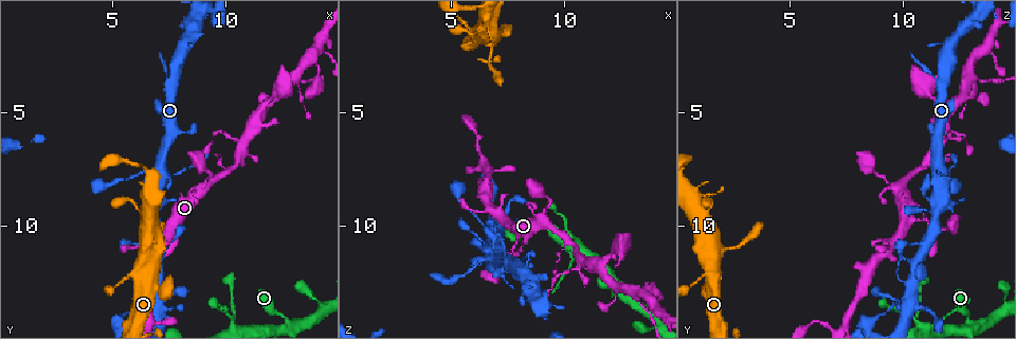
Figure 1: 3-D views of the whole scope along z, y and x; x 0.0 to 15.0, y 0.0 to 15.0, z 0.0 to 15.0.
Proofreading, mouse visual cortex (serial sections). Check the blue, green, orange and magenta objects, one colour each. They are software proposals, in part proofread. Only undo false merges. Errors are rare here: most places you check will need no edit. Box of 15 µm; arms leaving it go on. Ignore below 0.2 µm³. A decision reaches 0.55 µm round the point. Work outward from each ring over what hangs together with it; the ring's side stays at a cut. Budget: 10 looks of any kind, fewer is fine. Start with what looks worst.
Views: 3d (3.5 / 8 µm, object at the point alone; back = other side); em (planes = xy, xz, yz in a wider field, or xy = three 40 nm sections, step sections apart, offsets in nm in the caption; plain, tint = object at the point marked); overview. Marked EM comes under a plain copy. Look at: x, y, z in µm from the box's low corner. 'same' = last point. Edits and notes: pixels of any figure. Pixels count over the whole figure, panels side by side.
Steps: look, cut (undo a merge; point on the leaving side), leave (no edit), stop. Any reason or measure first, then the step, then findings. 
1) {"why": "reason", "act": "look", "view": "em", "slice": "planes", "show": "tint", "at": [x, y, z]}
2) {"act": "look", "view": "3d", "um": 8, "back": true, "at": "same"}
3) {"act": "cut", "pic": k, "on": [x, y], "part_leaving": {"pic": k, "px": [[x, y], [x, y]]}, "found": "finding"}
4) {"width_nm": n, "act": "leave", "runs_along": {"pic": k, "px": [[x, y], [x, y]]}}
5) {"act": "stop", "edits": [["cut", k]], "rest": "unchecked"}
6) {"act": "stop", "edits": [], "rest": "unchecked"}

{"why": "sharp bend", "act": "look", "view": "3d", "um": 8, "at": [12.7, 14.4, 12.8]}

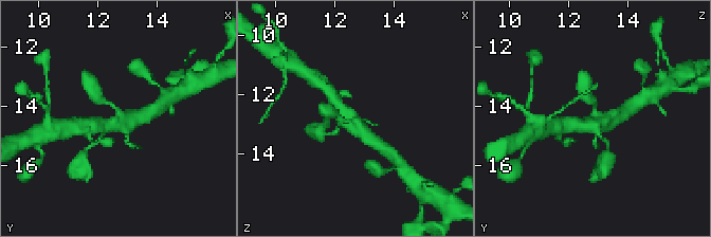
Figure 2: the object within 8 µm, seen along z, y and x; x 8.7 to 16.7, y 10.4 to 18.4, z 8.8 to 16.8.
{"act": "look", "view": "3d", "um": 3.5, "back": true, "at": [12.8, 14.3, 13.0]}

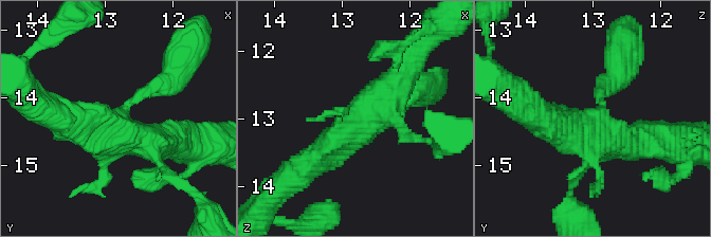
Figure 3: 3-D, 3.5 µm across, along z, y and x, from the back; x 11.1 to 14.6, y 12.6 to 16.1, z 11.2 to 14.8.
{"act": "leave", "runs_along": {"pic": 3, "px": [[613, 80], [596, 126], [639, 140]]}, "found": "all the same cell"}

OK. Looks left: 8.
{"why": "abrupt turn", "act": "look", "view": "3d", "um": 3.5, "at": [6.1, 12.2, 1.6]}

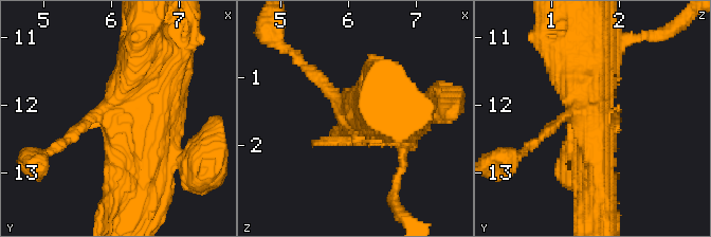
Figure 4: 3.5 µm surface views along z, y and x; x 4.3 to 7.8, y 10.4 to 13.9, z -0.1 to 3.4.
{"act": "look", "view": "em", "slice": "xy", "step": 3, "show": "tint", "at": [6.15, 12.15, 1.60]}

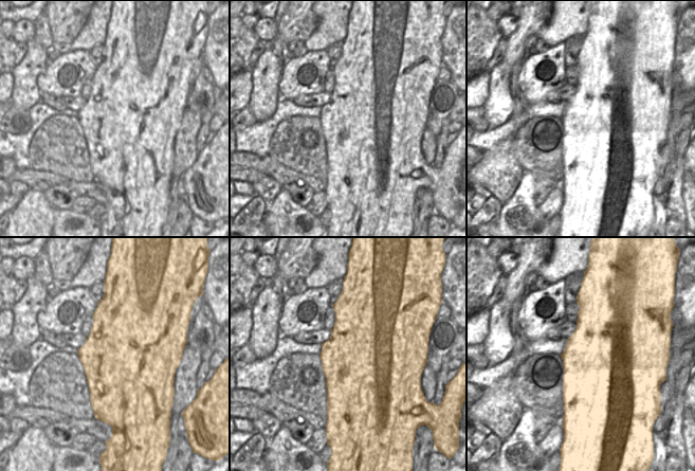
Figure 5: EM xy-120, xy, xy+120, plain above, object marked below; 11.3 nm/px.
{"act": "look", "view": "em", "slice": "xy", "step": 2, "show": "tint", "at": "same"}

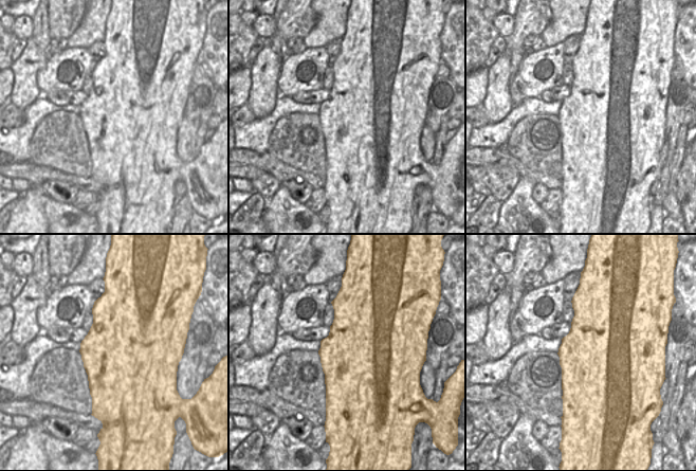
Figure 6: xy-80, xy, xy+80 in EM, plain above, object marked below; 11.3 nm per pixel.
{"act": "leave", "runs_along": {"pic": 4, "px": [[379, 120], [353, 114], [311, 71]]}, "found": "continuous, no second cell"}

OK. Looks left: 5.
{"why": "branch point", "act": "look", "view": "3d", "um": 3.5, "at": [9.1, 8.3, 9.9]}

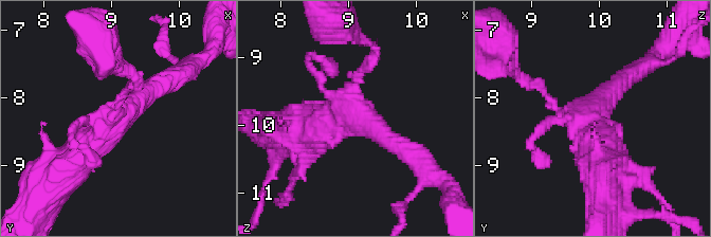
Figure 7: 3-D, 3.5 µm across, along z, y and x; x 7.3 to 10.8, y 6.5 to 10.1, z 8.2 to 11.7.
{"act": "look", "view": "em", "slice": "xy", "step": 3, "show": "tint", "at": [9.05, 8.30, 9.90]}

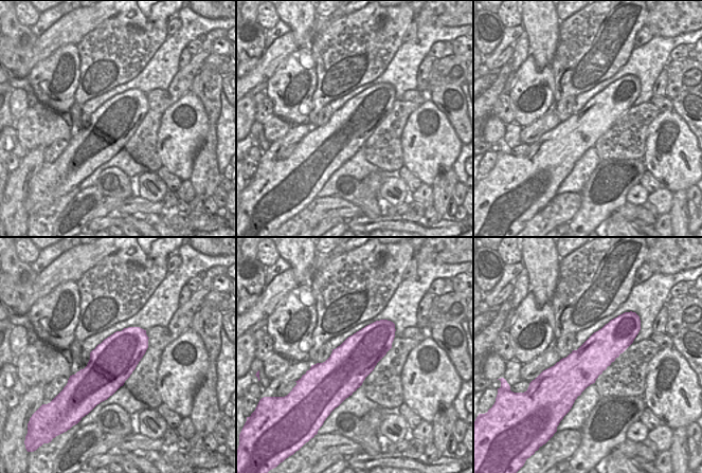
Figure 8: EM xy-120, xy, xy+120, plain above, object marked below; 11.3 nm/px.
{"why": "another direction", "act": "look", "view": "em", "slice": "xy", "step": 2, "show": "tint", "at": "same"}

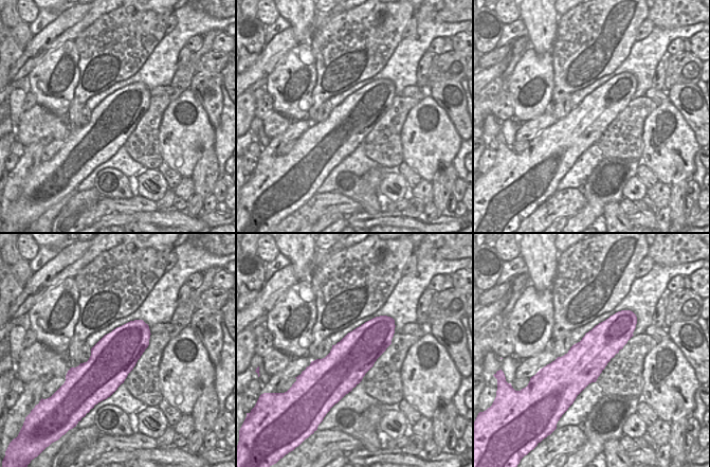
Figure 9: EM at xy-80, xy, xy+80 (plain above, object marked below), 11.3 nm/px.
{"act": "leave", "runs_along": {"pic": 7, "px": [[66, 168], [124, 110], [169, 80]]}, "found": "continuous, no second cell"}

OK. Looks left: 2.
{"act": "stop", "edits": [], "rest": "unchecked"}

